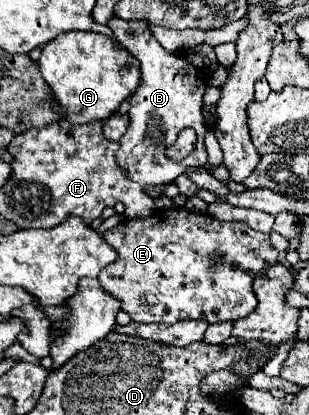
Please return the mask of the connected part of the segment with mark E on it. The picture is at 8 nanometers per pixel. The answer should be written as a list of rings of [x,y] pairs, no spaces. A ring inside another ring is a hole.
[[[183,207],[159,209],[143,219],[127,219],[103,233],[105,241],[115,247],[117,261],[99,273],[101,287],[121,299],[121,309],[137,323],[173,325],[185,319],[207,319],[209,323],[235,321],[253,313],[257,297],[253,293],[255,275],[277,263],[279,251],[271,245],[269,235],[257,233],[245,223],[225,223],[207,213],[193,213]]]

